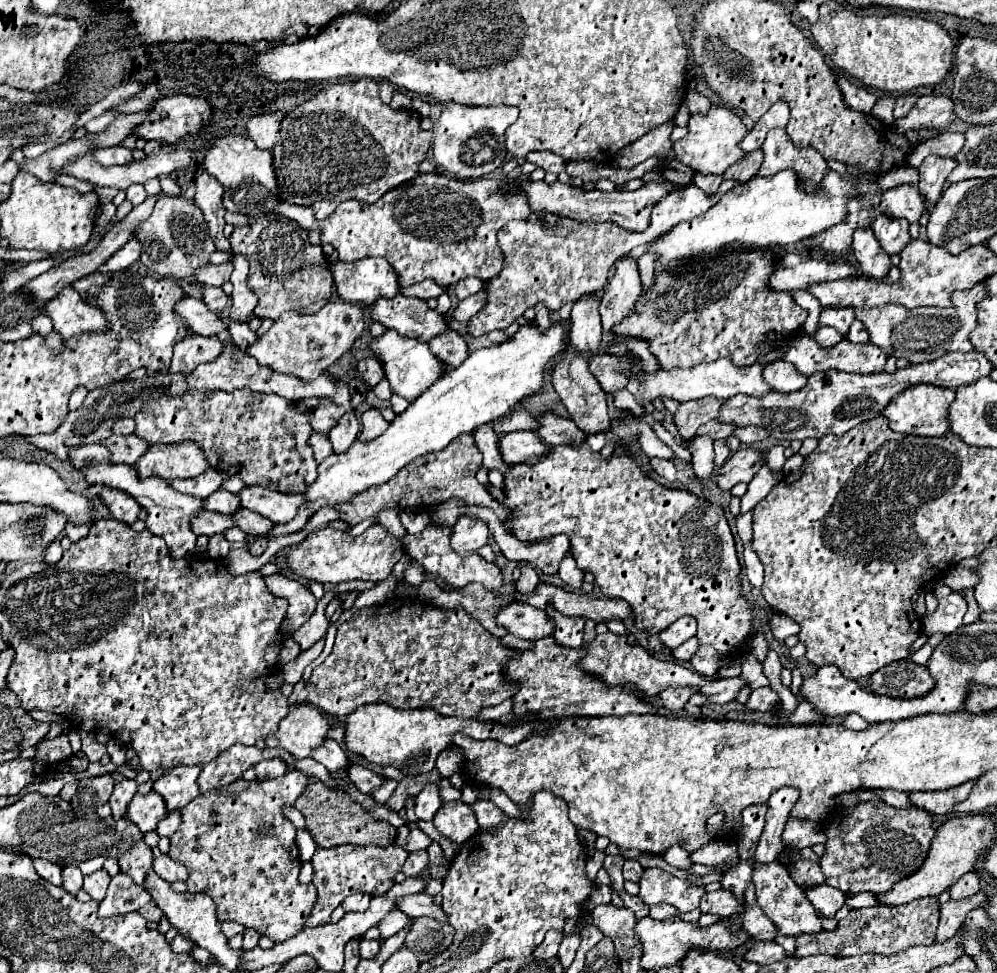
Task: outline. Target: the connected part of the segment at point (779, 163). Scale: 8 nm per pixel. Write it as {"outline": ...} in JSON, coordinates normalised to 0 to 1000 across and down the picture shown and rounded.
{"outline":[[[785,132],[773,134],[763,154],[767,162],[761,173],[761,181],[775,181],[777,177],[793,173],[795,177],[801,177],[801,181],[805,181],[809,189],[817,189],[817,185],[821,185],[821,181],[825,181],[825,177],[829,177],[831,173],[827,162],[819,154],[797,152]]]}

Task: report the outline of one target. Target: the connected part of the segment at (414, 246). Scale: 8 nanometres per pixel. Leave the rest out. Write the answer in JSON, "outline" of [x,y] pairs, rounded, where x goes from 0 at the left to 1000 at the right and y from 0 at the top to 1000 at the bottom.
{"outline":[[[418,179],[408,189],[394,193],[392,197],[384,199],[374,210],[364,210],[362,206],[346,206],[338,212],[334,222],[326,226],[318,226],[310,212],[296,212],[296,210],[278,210],[270,218],[284,220],[294,224],[296,228],[302,226],[306,236],[320,236],[322,249],[334,251],[340,259],[340,267],[348,271],[356,271],[366,263],[384,263],[400,284],[402,294],[418,292],[426,286],[438,288],[442,294],[450,296],[458,288],[468,284],[478,284],[484,290],[496,286],[501,275],[505,275],[505,259],[498,251],[498,238],[517,224],[529,224],[533,220],[529,201],[525,197],[513,197],[513,201],[501,201],[503,187],[498,183],[482,183],[476,187],[470,185],[456,185],[440,179]]]}

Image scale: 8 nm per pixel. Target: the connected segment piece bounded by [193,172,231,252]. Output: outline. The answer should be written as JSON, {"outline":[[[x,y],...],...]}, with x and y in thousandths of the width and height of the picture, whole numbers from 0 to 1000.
{"outline":[[[208,177],[200,179],[198,185],[196,185],[196,203],[194,203],[194,208],[204,218],[204,224],[208,226],[208,234],[212,238],[212,245],[216,247],[218,257],[230,259],[232,257],[230,247],[224,243],[226,214],[224,214],[222,206],[224,206],[224,191],[220,189],[220,185],[216,185]]]}

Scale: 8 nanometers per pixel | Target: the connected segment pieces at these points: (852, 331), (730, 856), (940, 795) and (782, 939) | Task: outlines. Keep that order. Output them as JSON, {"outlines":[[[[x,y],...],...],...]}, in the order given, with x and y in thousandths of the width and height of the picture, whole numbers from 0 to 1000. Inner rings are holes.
{"outlines":[[[[858,329],[850,341],[850,349],[856,351],[856,354],[868,354],[872,351],[872,343],[870,339],[866,337],[866,331],[864,329]]],[[[711,865],[703,869],[699,876],[693,878],[693,884],[697,888],[711,890],[715,896],[729,896],[735,888],[741,888],[741,876],[739,867],[723,867],[723,865]]],[[[970,804],[952,812],[942,812],[942,814],[914,814],[912,820],[916,826],[928,830],[934,837],[950,837],[954,835],[956,826],[966,824],[976,810],[978,804]]],[[[779,954],[779,958],[777,958],[777,968],[783,970],[783,972],[787,974],[789,983],[795,983],[795,978],[797,978],[797,964],[793,964],[793,962],[785,962],[785,960],[781,958],[781,954]]]]}

